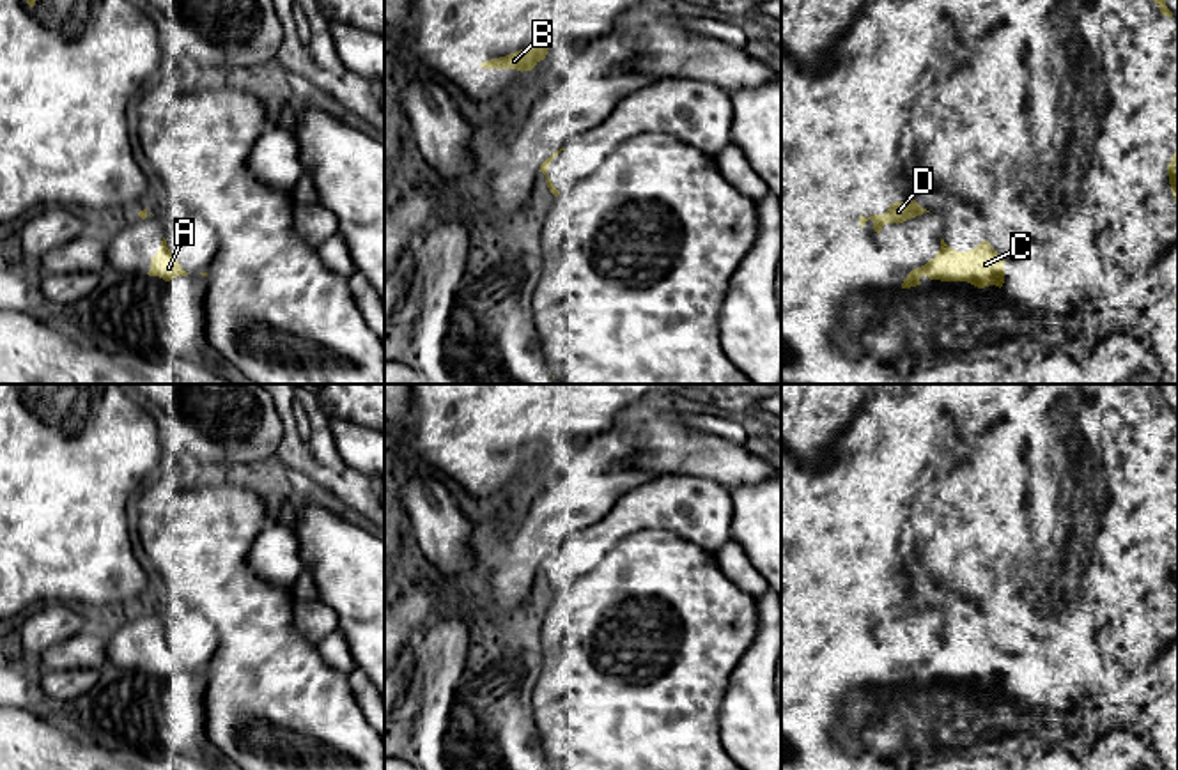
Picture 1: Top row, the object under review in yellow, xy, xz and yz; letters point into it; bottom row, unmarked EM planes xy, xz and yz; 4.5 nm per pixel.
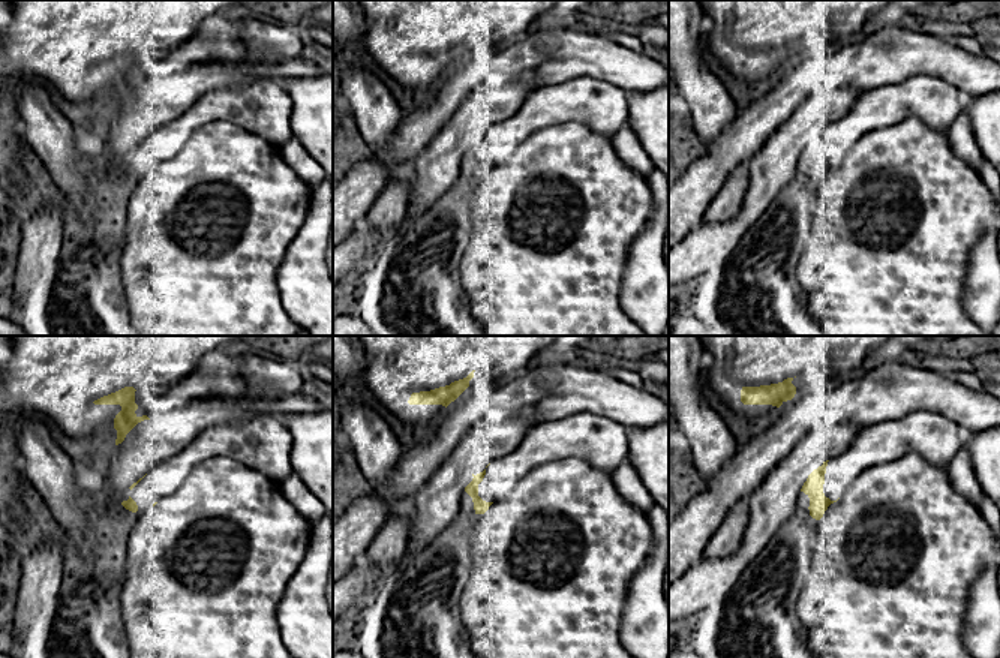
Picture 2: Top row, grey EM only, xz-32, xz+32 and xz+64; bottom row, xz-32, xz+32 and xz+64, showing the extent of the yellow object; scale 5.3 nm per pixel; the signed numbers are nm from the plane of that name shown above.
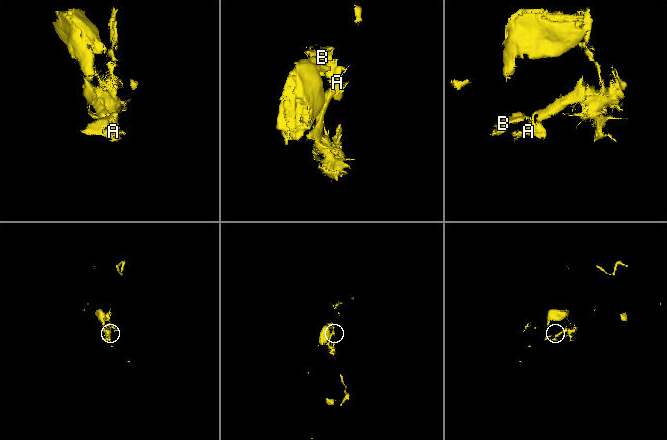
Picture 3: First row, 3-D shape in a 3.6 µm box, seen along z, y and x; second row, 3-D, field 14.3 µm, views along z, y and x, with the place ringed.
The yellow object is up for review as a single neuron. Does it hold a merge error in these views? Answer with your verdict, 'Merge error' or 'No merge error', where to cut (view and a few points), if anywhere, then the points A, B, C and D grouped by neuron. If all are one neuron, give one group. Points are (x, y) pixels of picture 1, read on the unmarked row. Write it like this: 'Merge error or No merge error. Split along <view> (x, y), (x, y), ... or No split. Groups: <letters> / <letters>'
Merge error. Split along xz (558, 547), (551, 553). Groups: A C / B D

